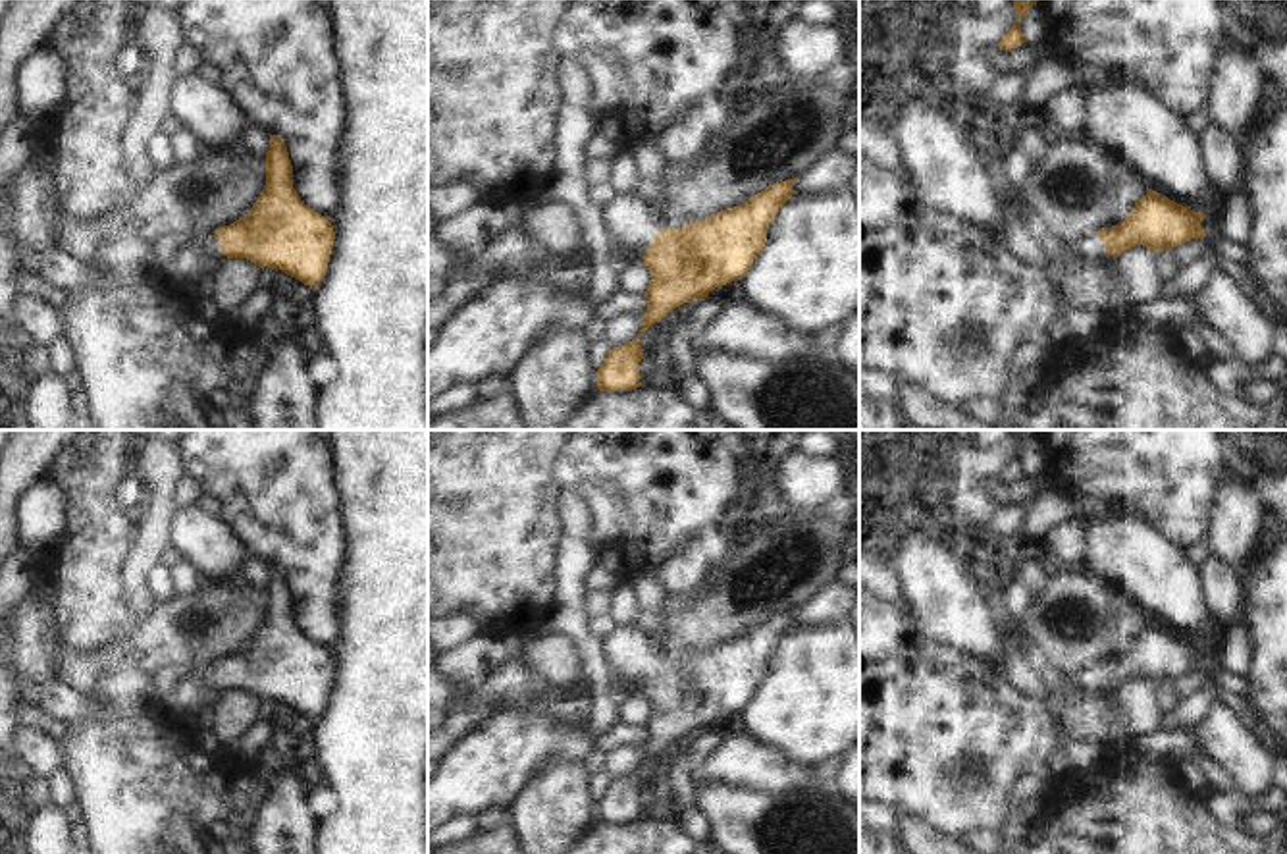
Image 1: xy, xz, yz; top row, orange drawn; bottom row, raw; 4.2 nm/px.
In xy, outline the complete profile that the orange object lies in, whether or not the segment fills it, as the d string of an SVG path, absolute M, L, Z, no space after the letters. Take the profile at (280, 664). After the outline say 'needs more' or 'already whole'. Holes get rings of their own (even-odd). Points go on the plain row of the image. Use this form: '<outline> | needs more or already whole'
M270 567L266 617L252 640L229 657L181 671L173 688L156 698L170 717L206 717L225 690L247 690L318 719L328 704L335 665L329 648L314 644L293 619L293 598L279 567Z | needs more

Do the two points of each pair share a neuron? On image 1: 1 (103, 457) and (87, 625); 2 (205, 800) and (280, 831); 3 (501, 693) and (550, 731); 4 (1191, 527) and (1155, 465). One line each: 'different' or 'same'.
1: same
2: different
3: different
4: same

